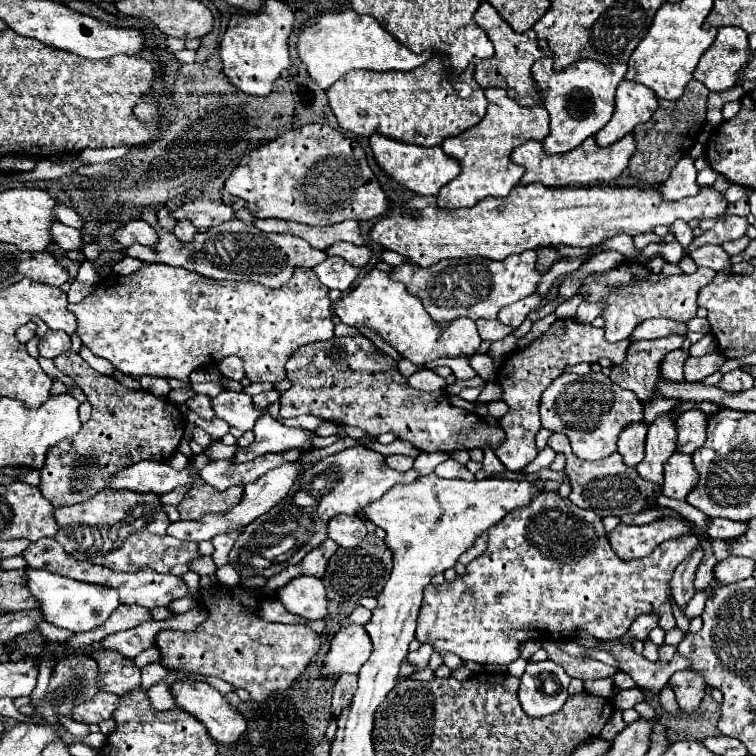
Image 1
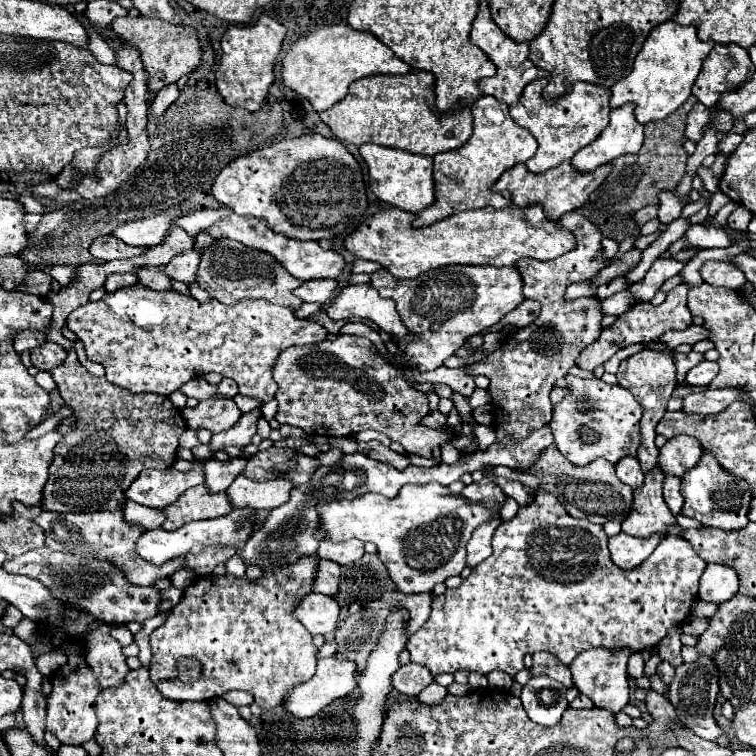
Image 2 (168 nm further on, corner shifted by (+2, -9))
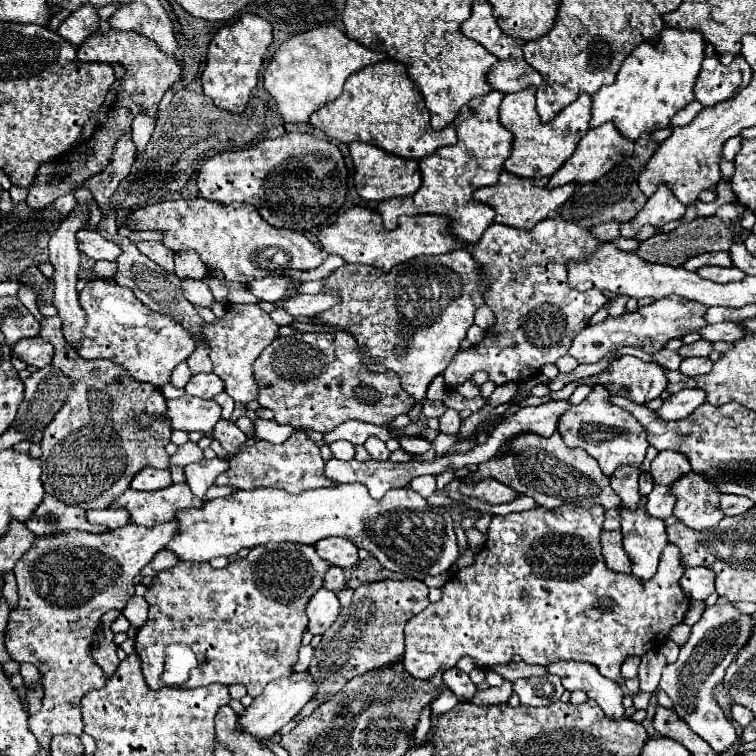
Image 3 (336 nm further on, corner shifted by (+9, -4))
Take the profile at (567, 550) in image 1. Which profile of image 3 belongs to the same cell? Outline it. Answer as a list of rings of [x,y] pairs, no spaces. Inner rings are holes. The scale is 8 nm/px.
[[[536,506],[532,510],[526,512],[512,512],[506,516],[494,516],[488,528],[488,540],[484,544],[484,548],[480,552],[476,552],[474,556],[474,564],[468,568],[458,570],[444,586],[442,586],[442,598],[434,604],[428,604],[426,610],[422,610],[418,616],[414,616],[406,628],[404,628],[404,636],[406,636],[406,652],[404,652],[404,670],[410,672],[414,678],[420,680],[430,680],[436,672],[444,672],[448,668],[454,668],[456,662],[462,656],[470,656],[476,664],[476,668],[492,668],[498,664],[510,664],[512,656],[520,656],[524,662],[528,664],[542,664],[548,666],[550,662],[556,660],[580,660],[580,662],[590,662],[594,666],[598,666],[598,670],[602,672],[602,676],[612,678],[616,682],[620,682],[620,666],[626,660],[626,656],[642,656],[646,654],[646,650],[656,650],[660,646],[660,642],[664,642],[668,638],[668,632],[672,626],[680,624],[684,620],[684,614],[688,610],[688,598],[680,588],[680,578],[684,574],[686,568],[682,568],[682,556],[680,550],[676,550],[674,544],[668,544],[660,556],[660,564],[658,564],[658,572],[650,578],[650,580],[638,580],[634,574],[622,574],[622,572],[614,572],[606,566],[602,552],[600,552],[600,532],[602,532],[602,522],[604,522],[604,510],[602,506],[594,506],[590,510],[582,510],[580,506],[560,506],[554,510]]]

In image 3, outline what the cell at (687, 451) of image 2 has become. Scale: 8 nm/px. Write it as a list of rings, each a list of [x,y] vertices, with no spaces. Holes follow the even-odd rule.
[[[676,450],[658,452],[658,456],[652,460],[652,466],[650,466],[650,474],[654,482],[666,484],[666,486],[672,486],[672,482],[686,472],[690,472],[690,462],[686,454]]]

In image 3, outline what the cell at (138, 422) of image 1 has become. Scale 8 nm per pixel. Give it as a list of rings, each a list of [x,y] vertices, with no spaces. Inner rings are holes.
[[[44,318],[40,336],[54,344],[54,358],[52,366],[62,370],[64,376],[70,378],[72,390],[64,400],[62,410],[54,416],[54,420],[46,426],[42,436],[42,484],[48,496],[58,498],[64,504],[82,506],[84,510],[104,510],[108,508],[132,482],[134,474],[146,466],[154,468],[168,468],[170,456],[166,454],[166,444],[170,442],[170,418],[166,418],[166,400],[162,392],[156,386],[150,384],[138,384],[130,376],[126,376],[126,370],[120,366],[114,366],[106,360],[84,360],[78,356],[78,352],[72,350],[72,346],[66,342],[62,334],[62,320],[60,318]],[[150,414],[154,416],[152,424],[146,428],[140,428],[136,422],[136,416]]]

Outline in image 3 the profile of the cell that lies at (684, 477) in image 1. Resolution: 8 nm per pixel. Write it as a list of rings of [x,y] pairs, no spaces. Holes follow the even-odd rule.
[[[654,484],[654,490],[648,494],[648,504],[646,504],[646,510],[650,516],[656,516],[656,518],[670,518],[672,516],[672,508],[674,508],[674,494],[672,494],[672,488],[670,486],[660,486],[660,484]]]

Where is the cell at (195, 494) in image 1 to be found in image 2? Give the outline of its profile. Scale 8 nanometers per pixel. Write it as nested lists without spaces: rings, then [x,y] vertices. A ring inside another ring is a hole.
[[[197,485],[185,491],[183,495],[179,495],[175,503],[163,509],[165,521],[161,527],[167,531],[173,531],[183,527],[189,521],[215,519],[215,517],[227,515],[229,511],[231,511],[231,505],[225,493],[209,493],[205,485]]]

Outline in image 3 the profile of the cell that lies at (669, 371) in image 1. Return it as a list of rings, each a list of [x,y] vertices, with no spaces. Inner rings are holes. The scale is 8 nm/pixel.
[[[698,340],[694,344],[688,344],[688,346],[682,346],[678,350],[678,354],[682,358],[690,358],[690,356],[708,356],[712,352],[712,346],[708,340]]]

